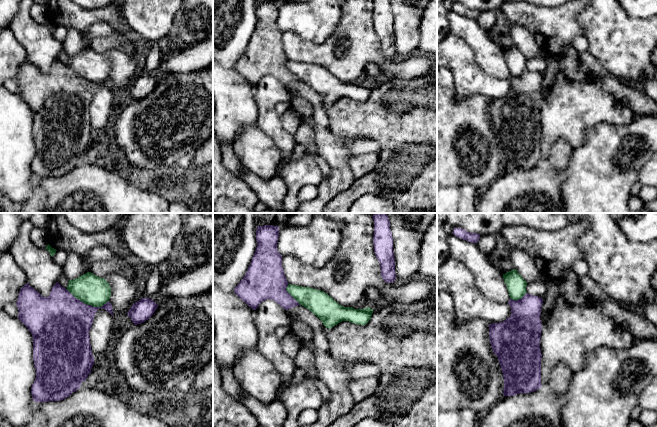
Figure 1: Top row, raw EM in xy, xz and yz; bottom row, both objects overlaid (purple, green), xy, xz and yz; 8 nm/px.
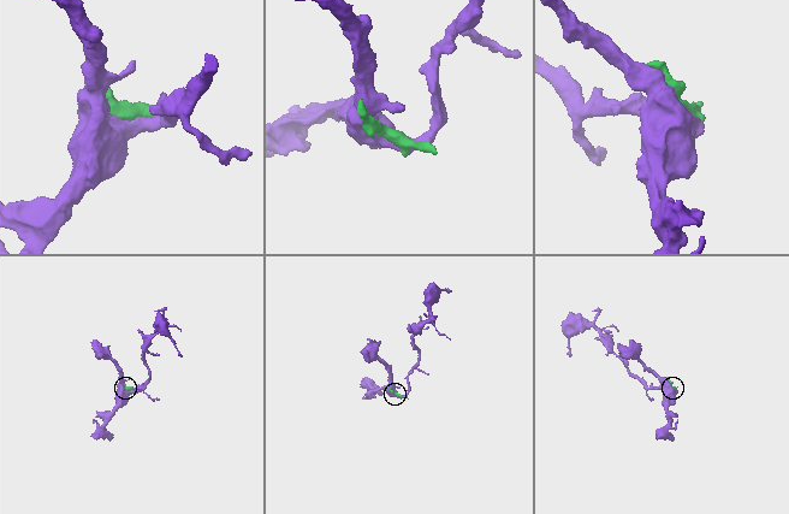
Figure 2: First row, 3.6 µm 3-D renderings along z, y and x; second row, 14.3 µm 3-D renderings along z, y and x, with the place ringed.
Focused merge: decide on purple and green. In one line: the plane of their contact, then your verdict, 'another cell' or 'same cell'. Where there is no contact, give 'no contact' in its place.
meets purple in xy; another cell

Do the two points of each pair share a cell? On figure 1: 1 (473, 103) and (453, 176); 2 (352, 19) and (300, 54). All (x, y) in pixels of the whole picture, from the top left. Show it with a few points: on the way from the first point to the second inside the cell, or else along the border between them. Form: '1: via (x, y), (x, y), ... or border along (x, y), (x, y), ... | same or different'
1: via (462, 121), (454, 129), (450, 141), (453, 158) | same
2: via (352, 40), (345, 59), (321, 55) | same

